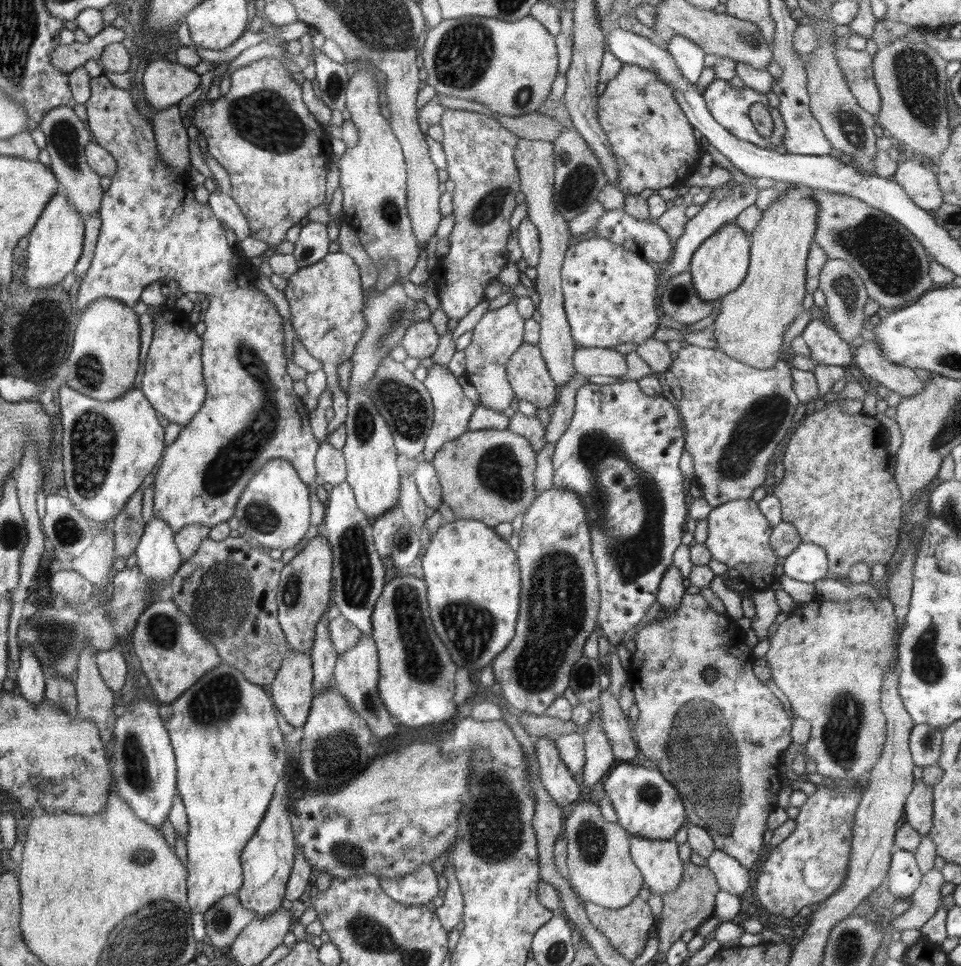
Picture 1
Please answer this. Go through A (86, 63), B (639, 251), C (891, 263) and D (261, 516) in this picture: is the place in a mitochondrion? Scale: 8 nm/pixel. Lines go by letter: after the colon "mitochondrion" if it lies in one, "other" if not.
A: other
B: other
C: mitochondrion
D: mitochondrion

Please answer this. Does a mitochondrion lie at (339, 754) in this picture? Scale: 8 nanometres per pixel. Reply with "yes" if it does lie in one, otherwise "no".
yes

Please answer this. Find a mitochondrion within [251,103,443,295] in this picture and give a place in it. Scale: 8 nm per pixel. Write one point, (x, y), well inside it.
(389, 210)

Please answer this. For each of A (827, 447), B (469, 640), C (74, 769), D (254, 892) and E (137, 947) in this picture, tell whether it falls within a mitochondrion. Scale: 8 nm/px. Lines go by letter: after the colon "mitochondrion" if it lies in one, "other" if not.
A: other
B: mitochondrion
C: other
D: other
E: mitochondrion

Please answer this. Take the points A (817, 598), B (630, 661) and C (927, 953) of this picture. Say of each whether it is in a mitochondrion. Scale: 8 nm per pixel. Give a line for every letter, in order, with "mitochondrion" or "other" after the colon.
A: other
B: other
C: other

